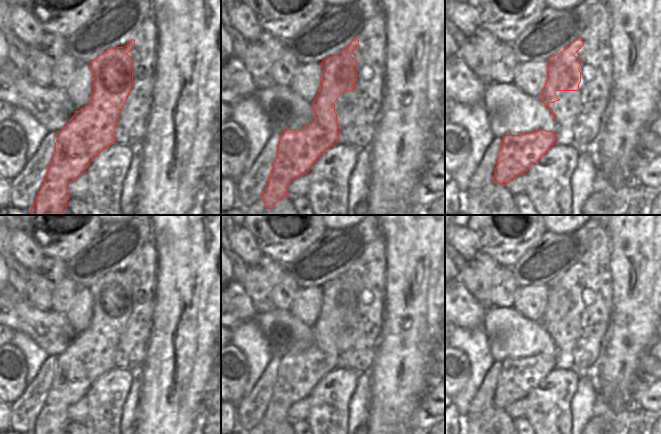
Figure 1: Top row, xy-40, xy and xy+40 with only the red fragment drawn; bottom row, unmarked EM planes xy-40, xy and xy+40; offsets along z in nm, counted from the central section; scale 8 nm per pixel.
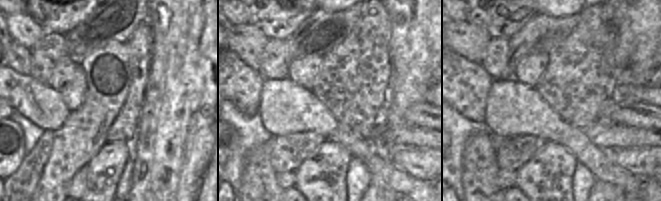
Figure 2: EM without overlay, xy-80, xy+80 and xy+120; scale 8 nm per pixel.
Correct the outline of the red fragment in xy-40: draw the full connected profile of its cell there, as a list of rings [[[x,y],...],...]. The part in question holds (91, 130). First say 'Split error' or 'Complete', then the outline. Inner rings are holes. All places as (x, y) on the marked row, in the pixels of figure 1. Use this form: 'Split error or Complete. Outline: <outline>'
Complete. Outline: [[[131,39],[124,47],[108,49],[89,63],[93,76],[93,92],[89,104],[80,111],[75,111],[75,114],[67,125],[57,133],[53,158],[47,170],[45,180],[31,208],[30,213],[32,215],[63,215],[63,212],[67,209],[67,202],[69,200],[67,186],[82,173],[85,173],[89,164],[102,151],[115,143],[117,122],[133,86],[133,60],[128,53],[134,46],[135,40]]]

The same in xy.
Complete. Outline: [[[356,37],[340,53],[332,55],[321,62],[323,76],[321,86],[313,103],[315,120],[300,129],[286,129],[281,133],[277,146],[277,156],[261,198],[268,209],[272,209],[277,202],[289,197],[287,188],[296,178],[307,174],[311,166],[333,145],[339,141],[339,124],[335,112],[337,98],[346,91],[354,91],[357,82],[357,60],[351,54],[359,46]]]

